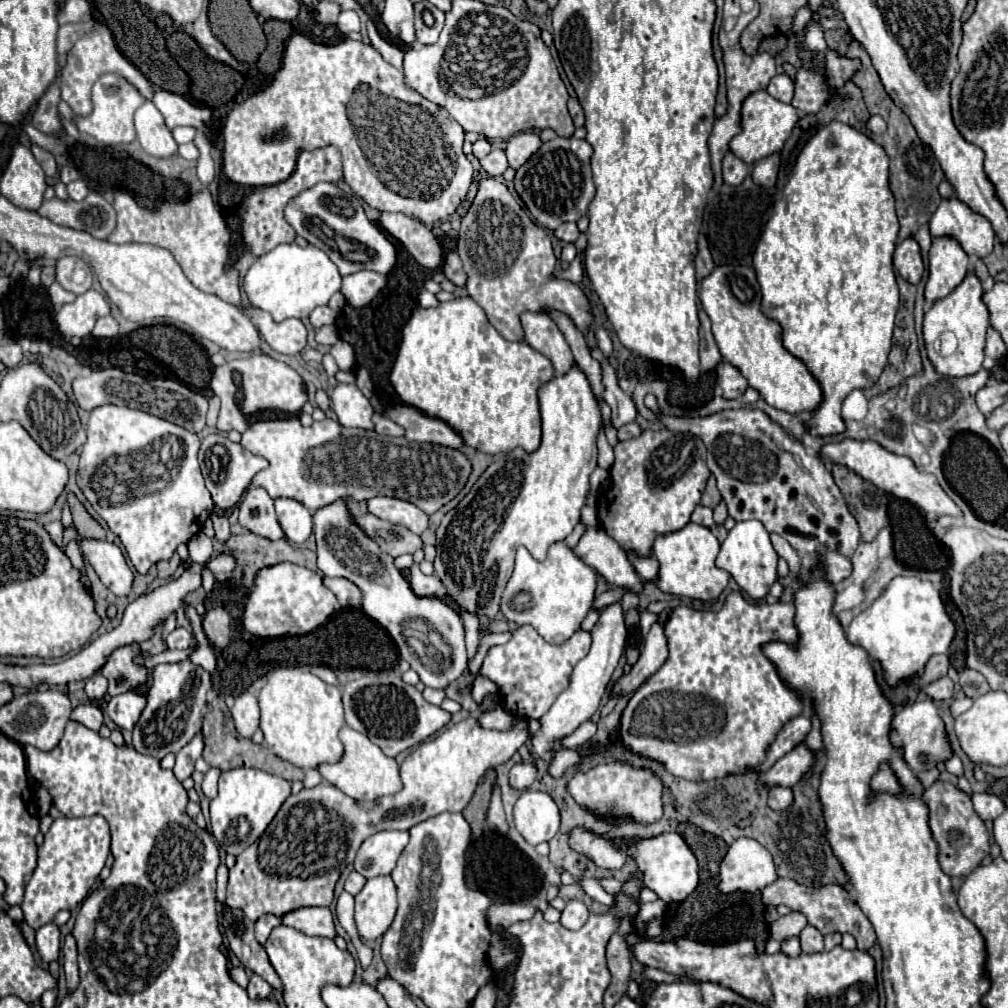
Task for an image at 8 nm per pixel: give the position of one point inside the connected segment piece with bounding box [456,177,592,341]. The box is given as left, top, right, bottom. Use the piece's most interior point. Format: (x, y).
(508, 260)

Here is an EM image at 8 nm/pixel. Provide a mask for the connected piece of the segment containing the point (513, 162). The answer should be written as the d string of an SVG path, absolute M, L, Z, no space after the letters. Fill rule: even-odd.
M532 131L512 135L506 143L506 149L504 149L504 153L508 157L508 165L516 171L518 167L522 167L530 159L530 155L534 151L538 151L538 147L540 147L540 139Z

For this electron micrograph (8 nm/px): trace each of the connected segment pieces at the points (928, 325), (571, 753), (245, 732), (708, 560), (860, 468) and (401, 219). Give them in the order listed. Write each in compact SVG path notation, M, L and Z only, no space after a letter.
M968 271L964 281L946 297L936 299L924 315L924 343L926 353L938 373L950 377L966 377L976 373L984 361L984 337L988 323L988 309L982 301L984 289L974 271Z
M560 749L560 751L554 751L552 757L550 757L550 773L554 777L560 777L568 767L576 765L580 761L580 755L578 751L574 749Z
M242 693L236 697L236 703L232 707L232 717L236 723L236 729L242 737L252 737L252 733L260 725L260 711L258 711L258 699L250 693Z
M688 523L684 529L662 535L654 541L654 557L660 561L660 579L658 587L666 593L674 595L684 595L690 599L700 599L700 601L710 601L718 599L718 595L724 591L728 585L728 571L722 571L716 567L716 555L720 551L720 543L714 537L714 533L708 527Z
M844 439L842 443L828 443L822 447L820 459L830 459L834 463L842 463L848 469L852 469L856 475L872 481L878 489L892 493L900 499L908 499L910 503L918 505L922 511L942 517L942 515L950 515L950 517L962 517L960 507L946 495L946 491L938 485L938 479L934 475L928 473L920 473L914 463L906 457L894 455L890 451L886 451L882 445L874 443L874 441L854 441L854 439Z
M382 213L378 223L392 235L396 237L406 251L422 265L428 269L438 269L442 265L442 255L444 247L438 241L438 237L422 225L418 219L412 219L404 213Z

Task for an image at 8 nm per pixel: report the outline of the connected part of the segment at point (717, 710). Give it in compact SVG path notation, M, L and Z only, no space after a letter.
M734 591L726 597L726 603L720 611L710 613L710 611L696 611L690 607L676 607L668 619L668 623L664 625L664 633L668 639L668 659L666 663L648 679L644 681L644 685L634 693L634 697L628 701L624 713L622 713L622 743L626 747L630 747L632 751L656 759L660 763L664 763L664 767L682 779L688 781L710 781L716 777L726 777L726 775L734 775L734 773L742 773L750 767L754 767L754 763L762 763L762 755L766 755L766 743L770 743L770 739L774 739L774 731L778 731L778 727L782 727L782 723L786 723L786 719L792 719L794 715L800 715L804 709L804 701L798 693L794 693L792 689L788 689L784 685L784 681L778 677L774 665L764 657L762 653L762 645L768 641L786 641L786 643L794 643L798 639L798 631L794 627L794 605L792 603L748 603L740 591Z

